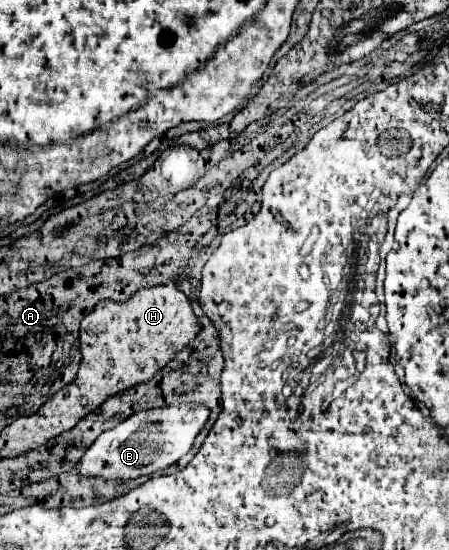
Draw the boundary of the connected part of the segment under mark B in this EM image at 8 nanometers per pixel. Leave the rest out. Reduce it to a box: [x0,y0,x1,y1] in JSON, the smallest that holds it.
[78,404,210,480]

